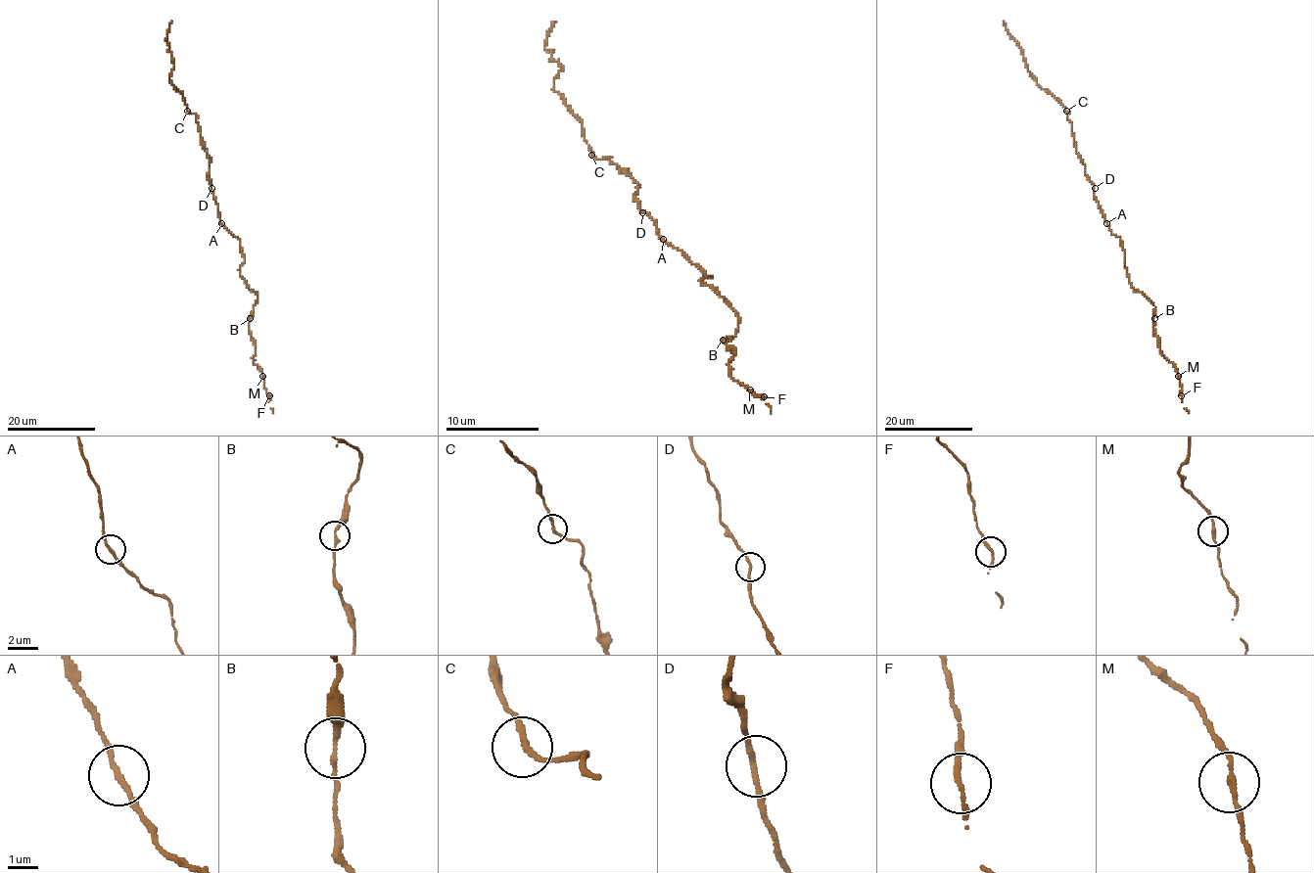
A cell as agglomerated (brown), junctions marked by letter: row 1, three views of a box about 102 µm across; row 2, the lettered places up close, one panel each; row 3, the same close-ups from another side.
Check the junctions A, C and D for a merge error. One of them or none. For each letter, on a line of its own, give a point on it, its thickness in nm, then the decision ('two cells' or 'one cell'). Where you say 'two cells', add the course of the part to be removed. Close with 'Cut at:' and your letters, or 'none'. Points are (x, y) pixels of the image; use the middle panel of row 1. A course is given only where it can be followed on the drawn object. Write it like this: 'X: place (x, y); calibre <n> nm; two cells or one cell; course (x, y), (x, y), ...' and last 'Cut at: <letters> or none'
A: place (663, 239); calibre 170 nm; one cell
C: place (591, 155); calibre 170 nm; one cell
D: place (642, 212); calibre 160 nm; one cell
Cut at: none

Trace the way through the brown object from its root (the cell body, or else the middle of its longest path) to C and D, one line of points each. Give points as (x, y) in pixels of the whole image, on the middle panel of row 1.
C: (659, 234), (649, 215), (640, 210), (635, 199), (637, 185), (631, 175), (610, 157), (595, 160), (591, 155)
D: (659, 234), (649, 215), (642, 212)

